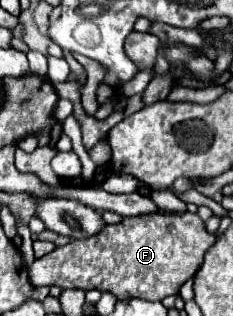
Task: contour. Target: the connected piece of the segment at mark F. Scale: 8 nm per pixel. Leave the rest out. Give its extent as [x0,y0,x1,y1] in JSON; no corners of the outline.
[28,212,216,300]

